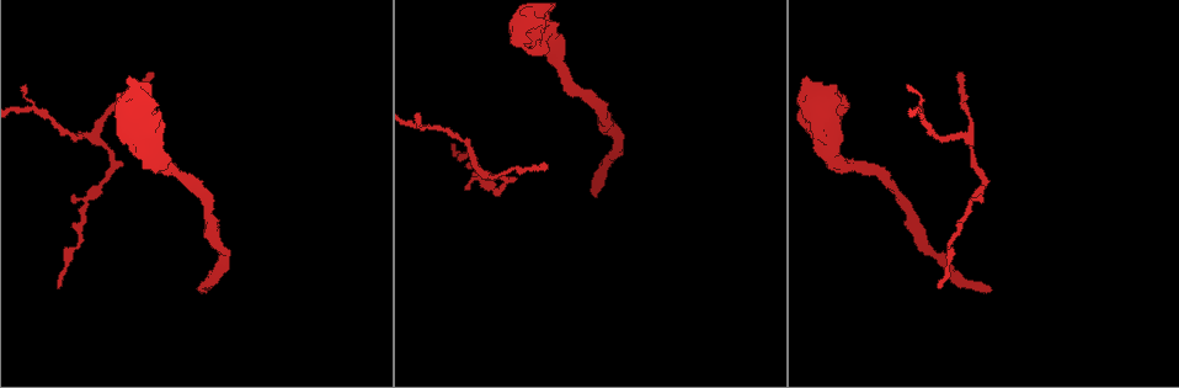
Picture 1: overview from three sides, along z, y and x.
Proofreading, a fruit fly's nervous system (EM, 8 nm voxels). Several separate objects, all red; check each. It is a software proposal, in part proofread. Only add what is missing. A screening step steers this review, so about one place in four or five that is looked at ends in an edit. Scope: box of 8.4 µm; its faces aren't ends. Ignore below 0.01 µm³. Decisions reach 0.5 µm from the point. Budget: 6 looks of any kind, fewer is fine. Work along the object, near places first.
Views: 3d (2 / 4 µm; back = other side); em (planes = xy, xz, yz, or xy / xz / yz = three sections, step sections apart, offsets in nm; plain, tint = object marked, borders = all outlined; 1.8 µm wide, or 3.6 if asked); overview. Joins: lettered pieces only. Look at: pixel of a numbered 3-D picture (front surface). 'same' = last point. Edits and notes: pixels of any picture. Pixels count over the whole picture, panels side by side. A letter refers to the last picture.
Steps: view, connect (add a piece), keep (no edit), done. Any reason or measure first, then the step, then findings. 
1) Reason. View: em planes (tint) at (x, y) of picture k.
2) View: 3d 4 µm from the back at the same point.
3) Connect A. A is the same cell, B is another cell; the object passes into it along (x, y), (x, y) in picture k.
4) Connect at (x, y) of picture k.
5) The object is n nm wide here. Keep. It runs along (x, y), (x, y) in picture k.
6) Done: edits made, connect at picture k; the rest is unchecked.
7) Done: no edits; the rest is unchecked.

Branch stops here. View: em xy step 8 (borders) at (906, 87) of picture 1.

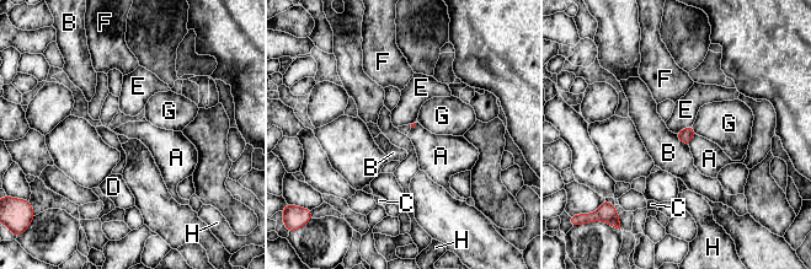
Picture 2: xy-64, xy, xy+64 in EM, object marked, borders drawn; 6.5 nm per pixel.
Cut it another way. View: em planes (borders) at the same point.

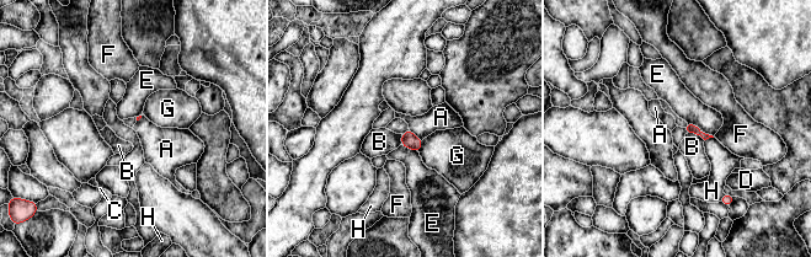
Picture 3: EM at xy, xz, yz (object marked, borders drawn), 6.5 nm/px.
Keep. A, B, C, D, E, F, G and H are other cells; a border runs along (409, 128), (421, 140) in picture 3; no lettered piece goes on from it.

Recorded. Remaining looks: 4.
An open end. View: em planes (plain) at (453, 145) of picture 1.

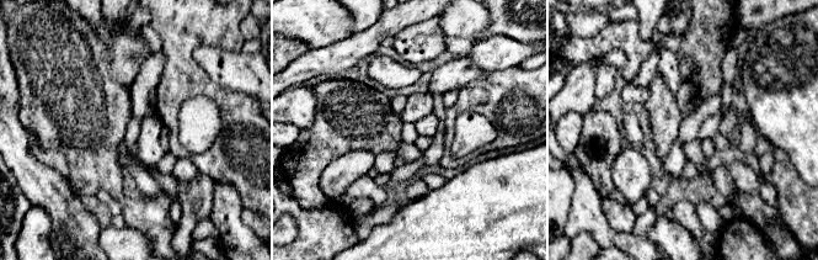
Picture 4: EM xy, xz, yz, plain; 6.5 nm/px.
What lies round it. View: em planes (borders) at the same point.

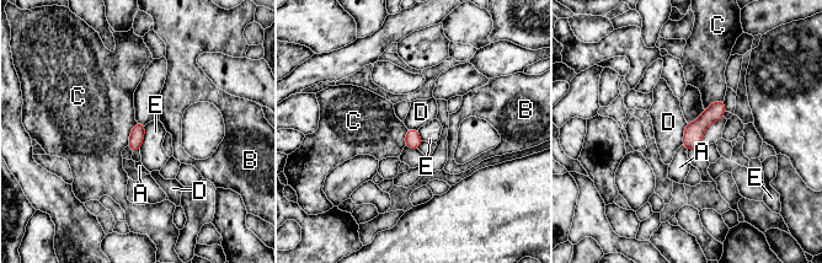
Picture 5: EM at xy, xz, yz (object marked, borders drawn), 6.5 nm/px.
Connect A. A is the same cell, B, C, D and E are other cells; the neuron continues.

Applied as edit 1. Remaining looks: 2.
Done: edits made, connect at picture 5; the rest is unchecked.

